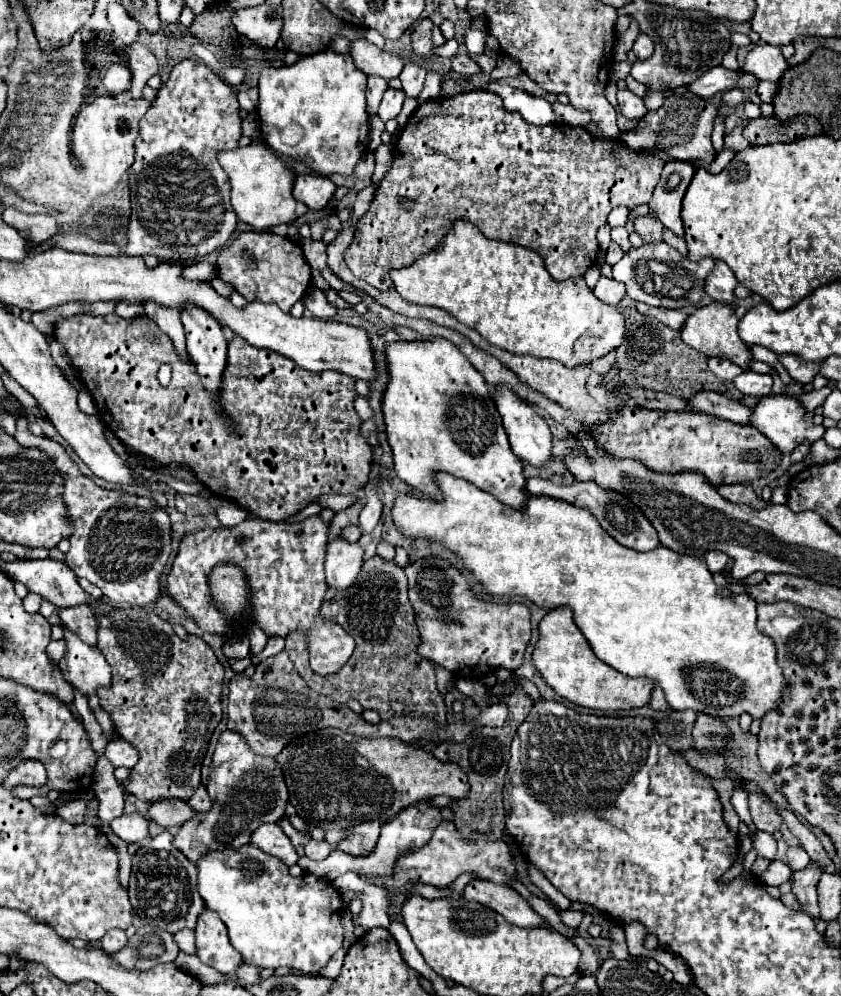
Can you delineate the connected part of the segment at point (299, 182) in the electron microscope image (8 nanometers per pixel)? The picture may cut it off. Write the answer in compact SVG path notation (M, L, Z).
M296 175L294 177L294 189L292 189L294 197L302 203L308 205L308 209L322 209L330 197L336 193L336 185L326 179L326 177L318 177L318 175Z

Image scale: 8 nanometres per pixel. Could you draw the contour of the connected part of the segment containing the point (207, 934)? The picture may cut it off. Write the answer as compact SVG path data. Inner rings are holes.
M206 907L196 923L196 947L200 961L214 967L222 975L232 975L242 963L240 953L228 941L226 925L218 913Z

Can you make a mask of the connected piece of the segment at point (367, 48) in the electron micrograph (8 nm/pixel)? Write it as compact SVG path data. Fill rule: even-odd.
M366 39L352 41L350 55L354 59L354 65L366 75L378 75L384 79L392 79L392 77L398 77L404 67L402 65L404 61L398 55L390 55Z

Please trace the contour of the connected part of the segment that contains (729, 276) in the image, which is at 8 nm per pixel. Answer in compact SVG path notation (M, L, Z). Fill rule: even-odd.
M718 261L718 265L710 273L710 277L706 279L706 287L704 289L714 301L728 303L728 305L736 307L736 301L738 301L736 295L734 295L736 285L738 285L738 279L734 277L734 273L722 261Z

